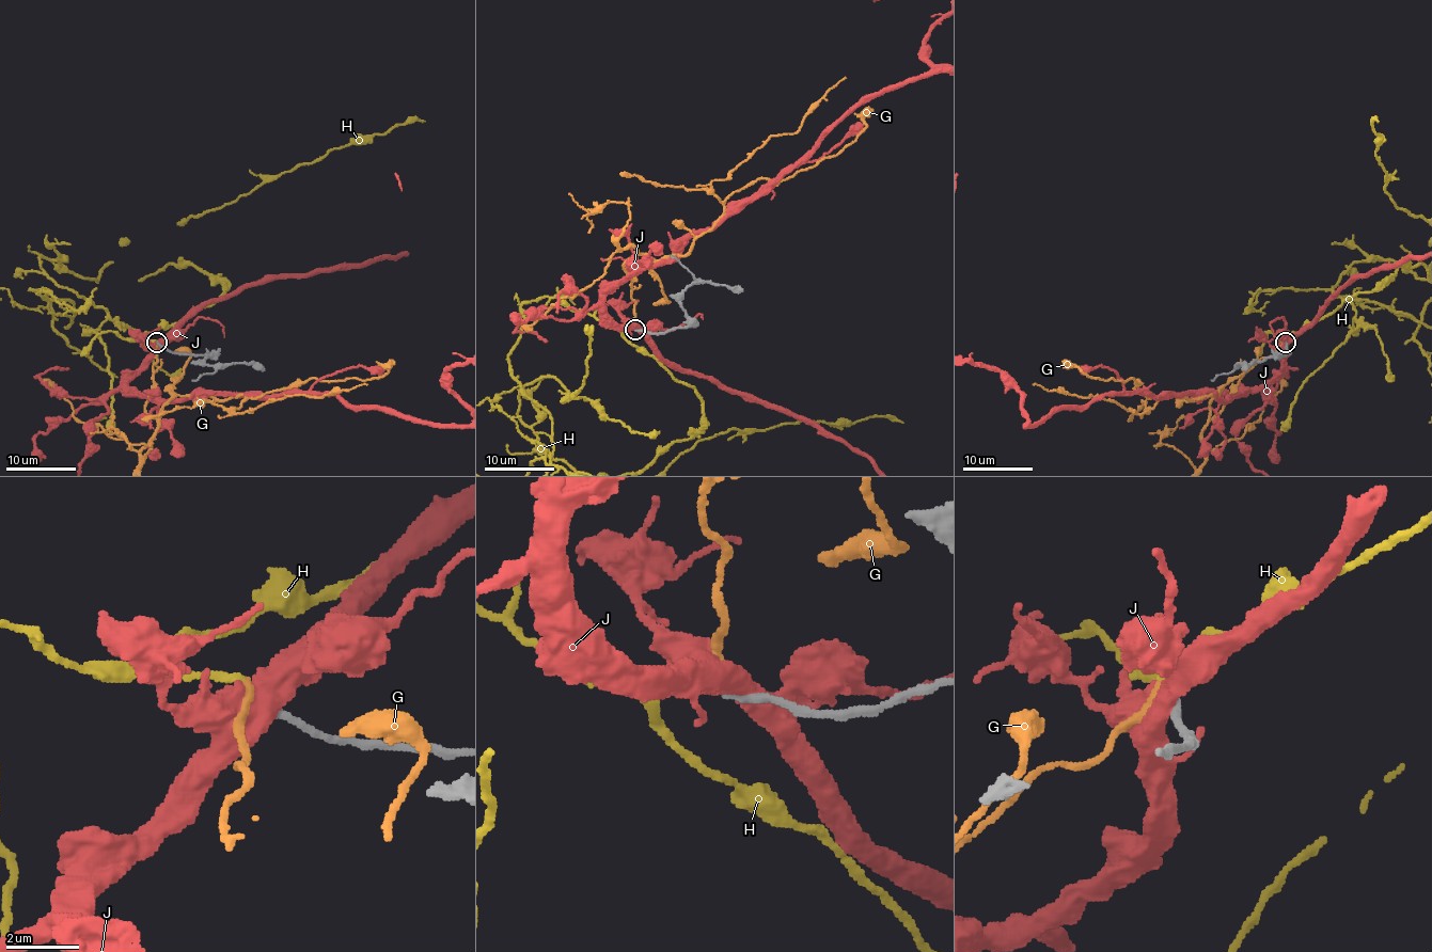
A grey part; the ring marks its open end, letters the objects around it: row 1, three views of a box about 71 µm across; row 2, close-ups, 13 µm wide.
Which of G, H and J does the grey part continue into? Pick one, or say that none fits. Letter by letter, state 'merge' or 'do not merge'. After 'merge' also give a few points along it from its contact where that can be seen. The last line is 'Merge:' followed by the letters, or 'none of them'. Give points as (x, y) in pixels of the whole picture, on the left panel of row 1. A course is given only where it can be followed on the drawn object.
G: do not merge
H: merge
J: do not merge
Merge: H

